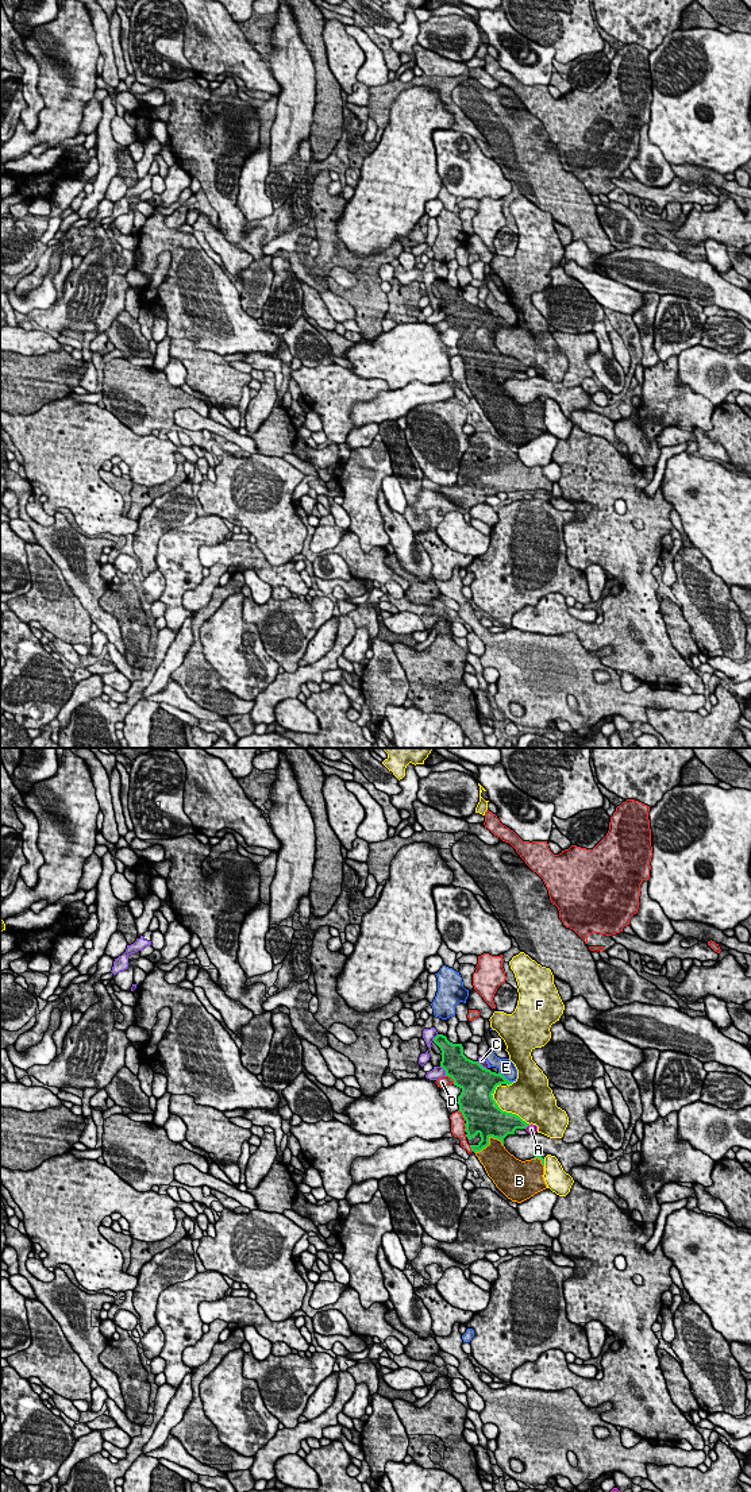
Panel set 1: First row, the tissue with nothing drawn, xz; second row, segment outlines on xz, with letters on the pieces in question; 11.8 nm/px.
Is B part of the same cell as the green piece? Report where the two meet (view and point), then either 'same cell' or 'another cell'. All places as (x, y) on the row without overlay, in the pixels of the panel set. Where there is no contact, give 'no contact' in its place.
contact xz (488, 385); same cell

